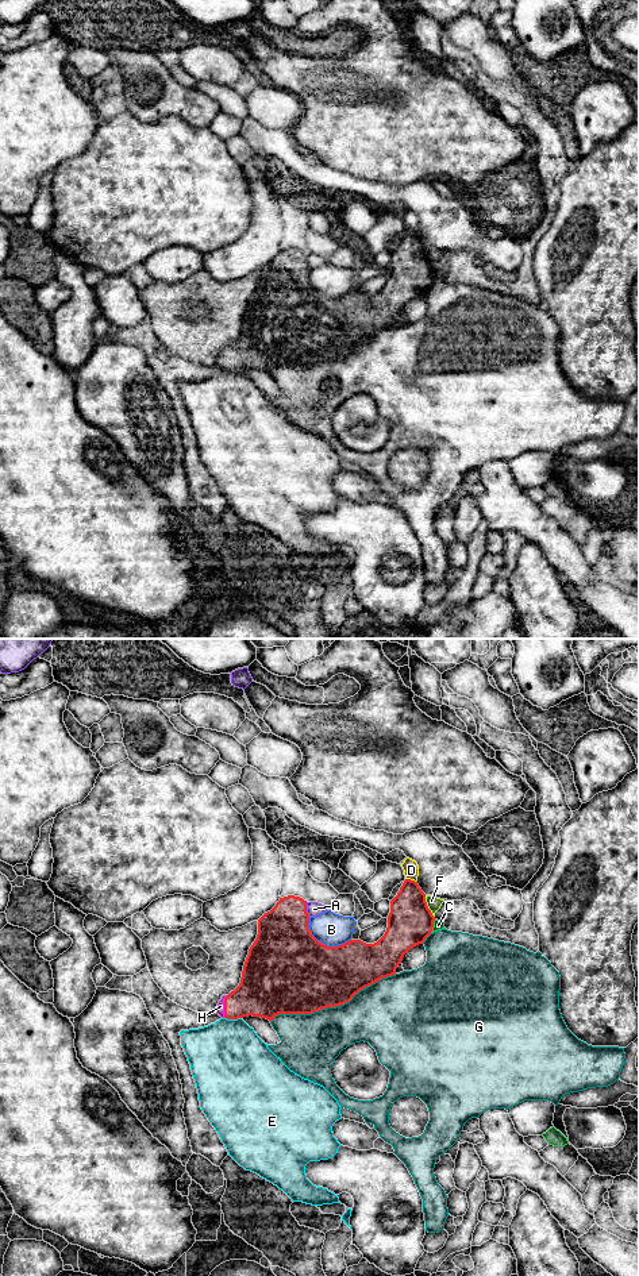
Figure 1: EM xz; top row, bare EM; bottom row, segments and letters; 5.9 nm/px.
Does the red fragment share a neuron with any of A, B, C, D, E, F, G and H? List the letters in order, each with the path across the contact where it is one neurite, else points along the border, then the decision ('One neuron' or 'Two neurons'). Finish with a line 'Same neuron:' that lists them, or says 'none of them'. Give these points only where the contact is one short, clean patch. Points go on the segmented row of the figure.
A: Two neurons
B: Two neurons
C: Boundary: xz (435, 920), (430, 932). Two neurons
D: Two neurons
E: Two neurons
F: Boundary: xz (424, 895), (426, 905), (434, 917). Two neurons
G: Two neurons
H: One neuron
Same neuron: H

